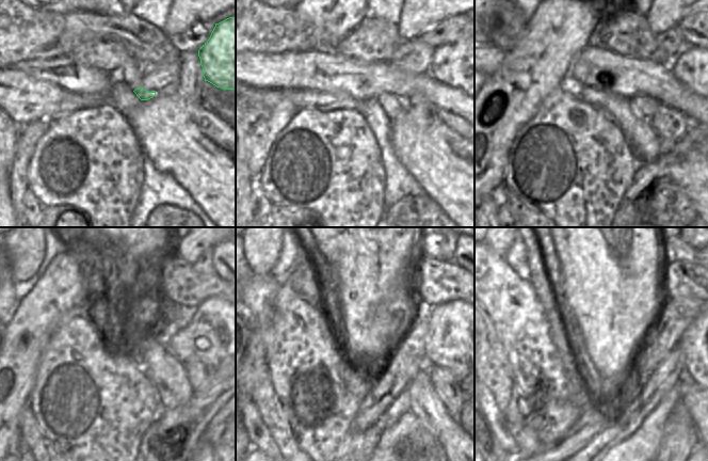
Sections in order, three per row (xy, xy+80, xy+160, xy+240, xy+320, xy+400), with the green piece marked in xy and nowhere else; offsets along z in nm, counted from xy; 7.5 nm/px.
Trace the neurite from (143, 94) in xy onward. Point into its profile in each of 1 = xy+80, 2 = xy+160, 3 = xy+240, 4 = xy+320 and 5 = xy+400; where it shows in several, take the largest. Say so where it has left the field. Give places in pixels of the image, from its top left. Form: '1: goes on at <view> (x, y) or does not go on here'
1: goes on at xy+80 (392, 106)
2: goes on at xy+160 (643, 107)
3: goes on at xy+240 (213, 334)
4: goes on at xy+320 (452, 342)
5: goes on at xy+400 (691, 343)

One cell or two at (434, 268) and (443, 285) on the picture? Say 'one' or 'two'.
one

